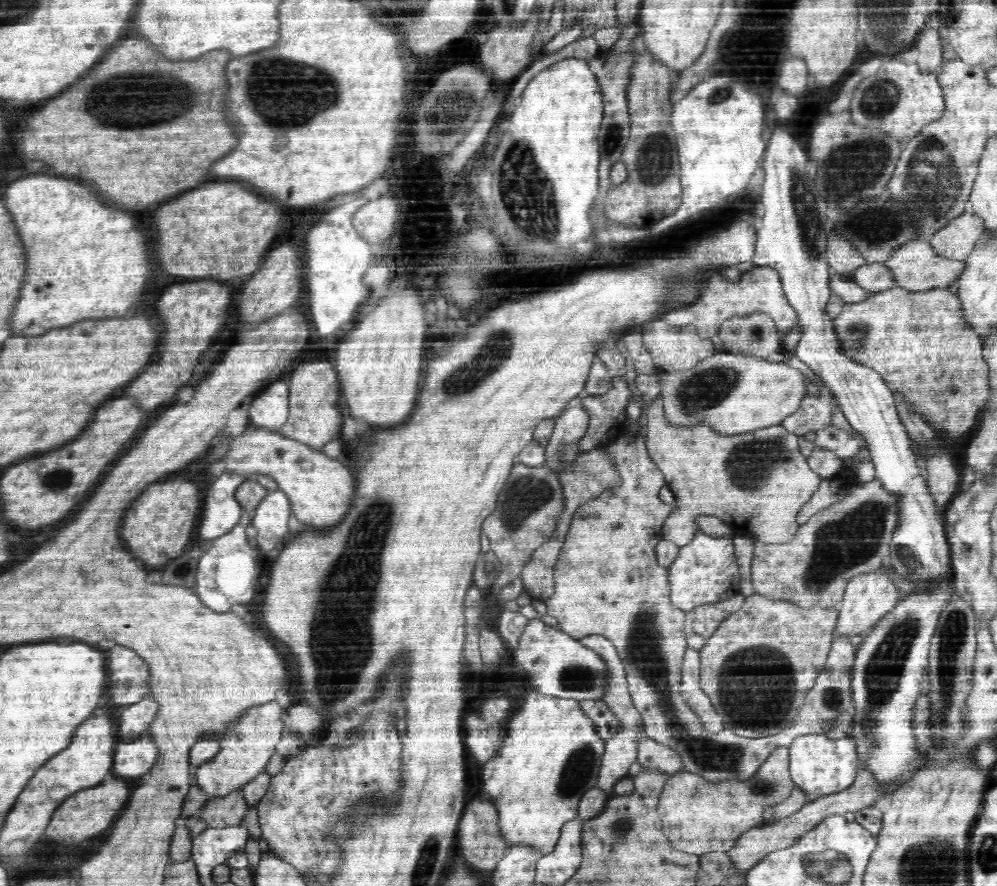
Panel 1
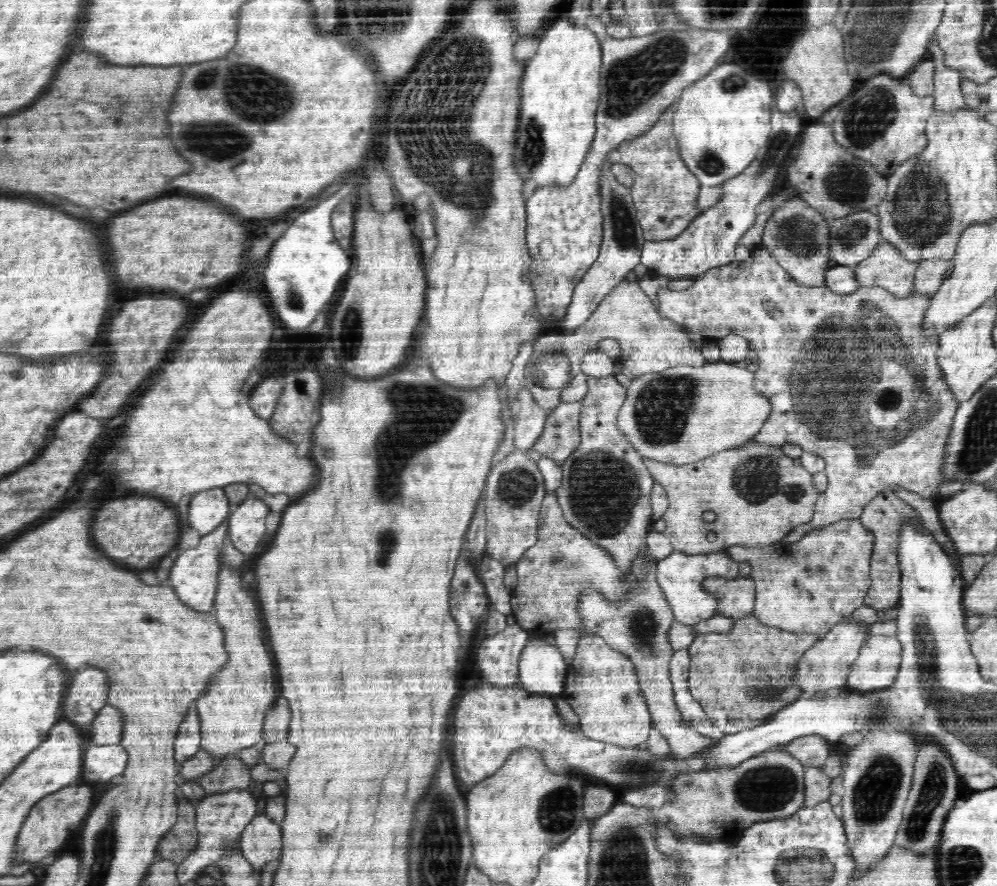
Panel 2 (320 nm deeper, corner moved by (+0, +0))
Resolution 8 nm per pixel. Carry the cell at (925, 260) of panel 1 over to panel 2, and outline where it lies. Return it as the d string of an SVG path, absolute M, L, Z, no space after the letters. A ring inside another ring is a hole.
M882 240L872 254L855 267L862 287L880 286L902 297L913 293L919 261L908 260L896 245Z

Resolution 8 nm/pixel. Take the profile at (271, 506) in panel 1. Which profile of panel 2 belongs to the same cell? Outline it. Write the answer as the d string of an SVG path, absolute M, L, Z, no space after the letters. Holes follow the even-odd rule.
M248 496L229 520L232 544L244 554L252 554L266 538L266 518L270 507L260 497Z

